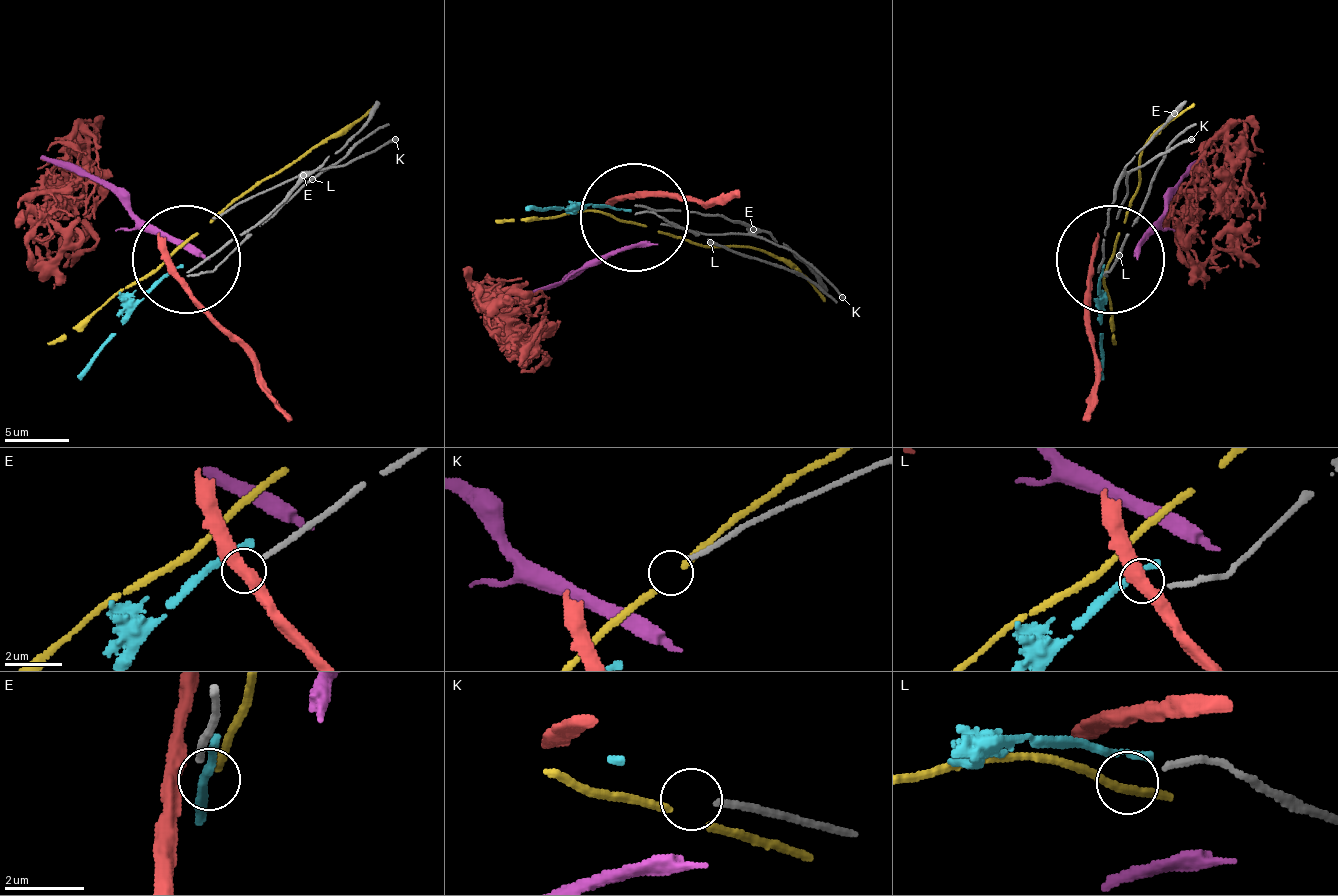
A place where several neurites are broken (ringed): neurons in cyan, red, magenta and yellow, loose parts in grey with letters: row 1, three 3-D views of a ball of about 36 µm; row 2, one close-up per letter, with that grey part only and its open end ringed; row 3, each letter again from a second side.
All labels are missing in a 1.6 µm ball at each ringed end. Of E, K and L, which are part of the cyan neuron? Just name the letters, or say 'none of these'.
none of these

